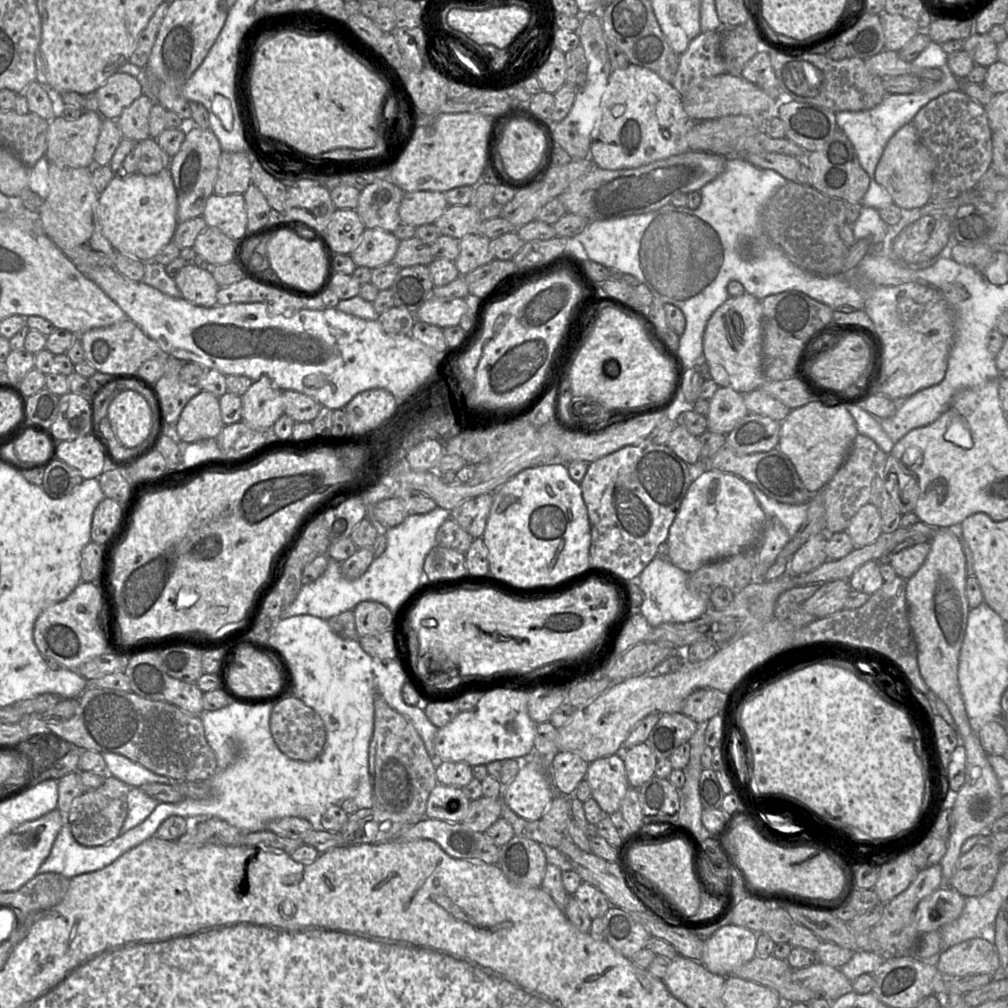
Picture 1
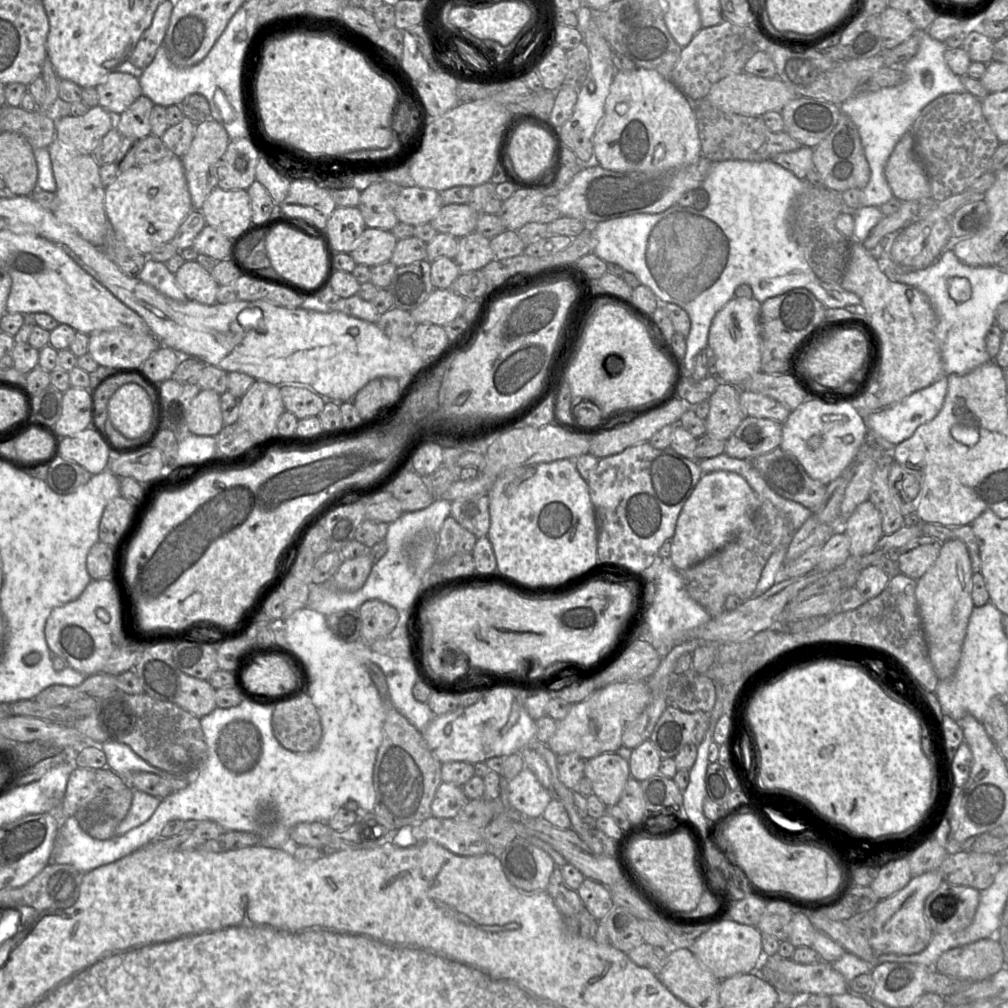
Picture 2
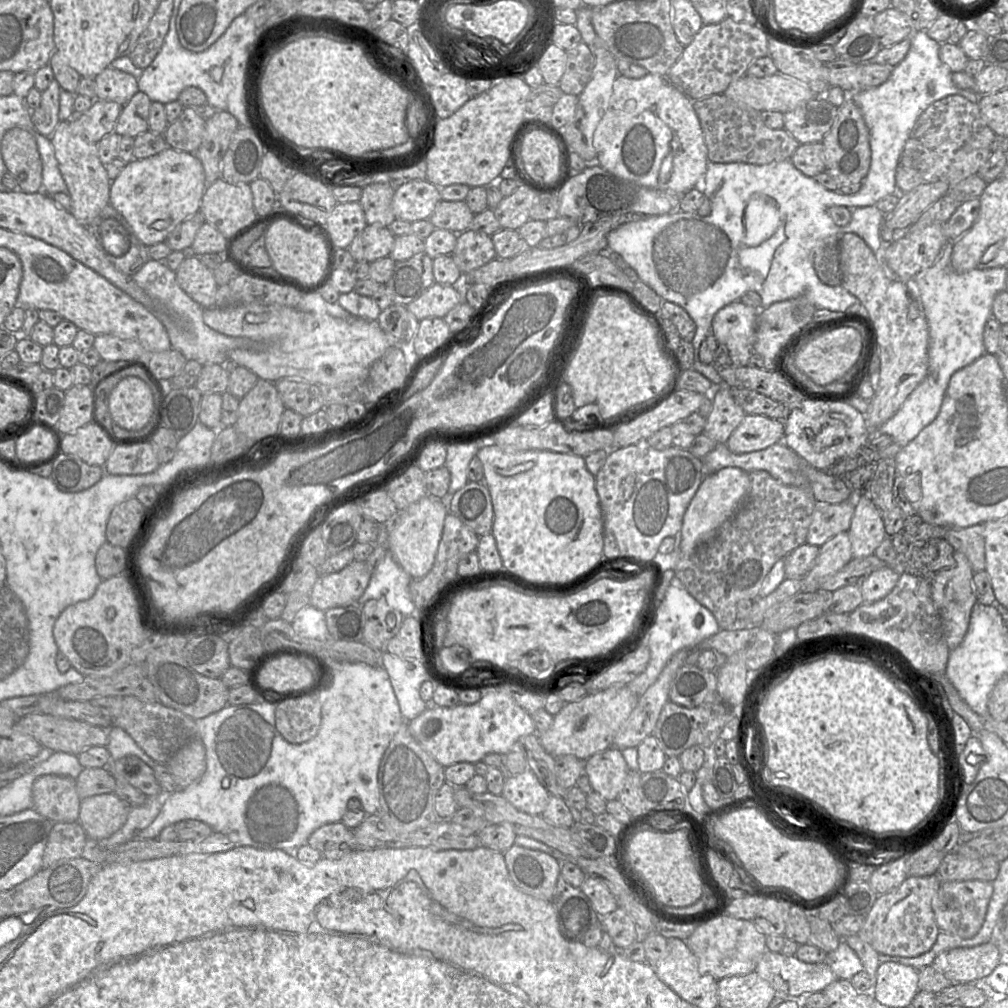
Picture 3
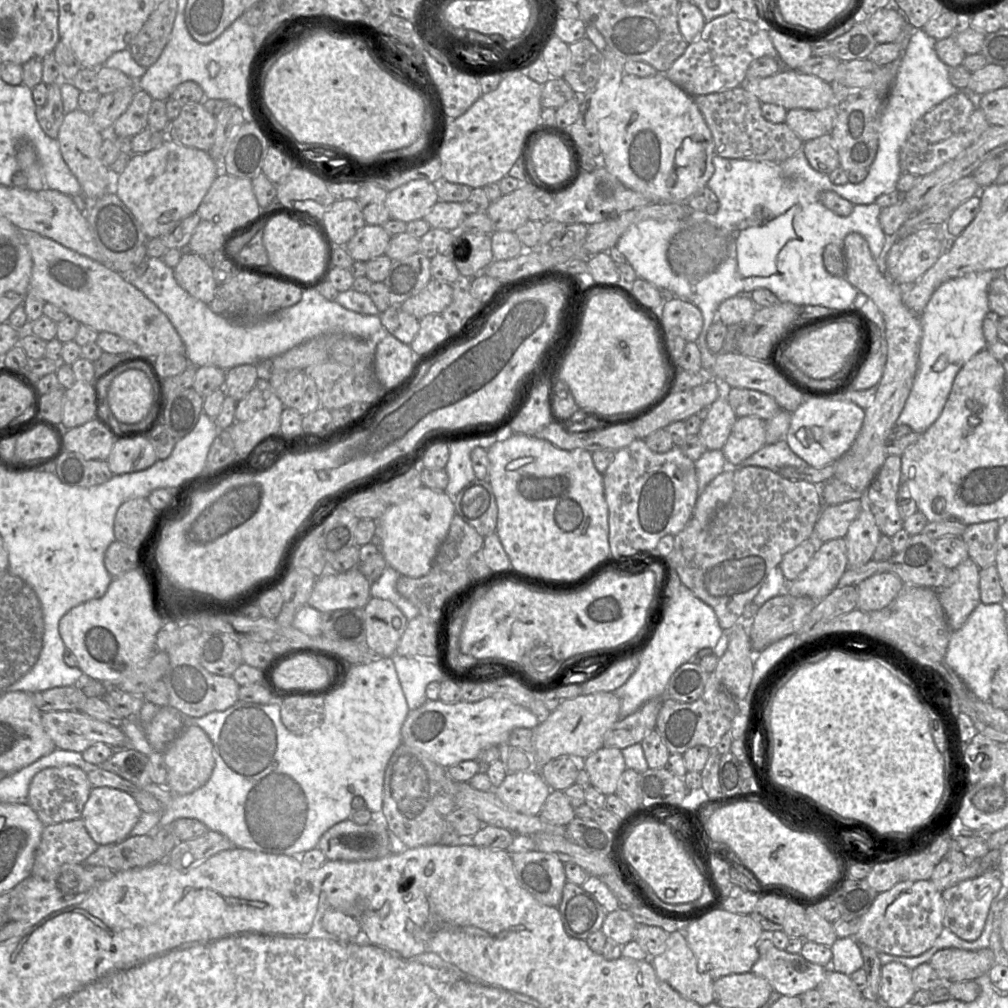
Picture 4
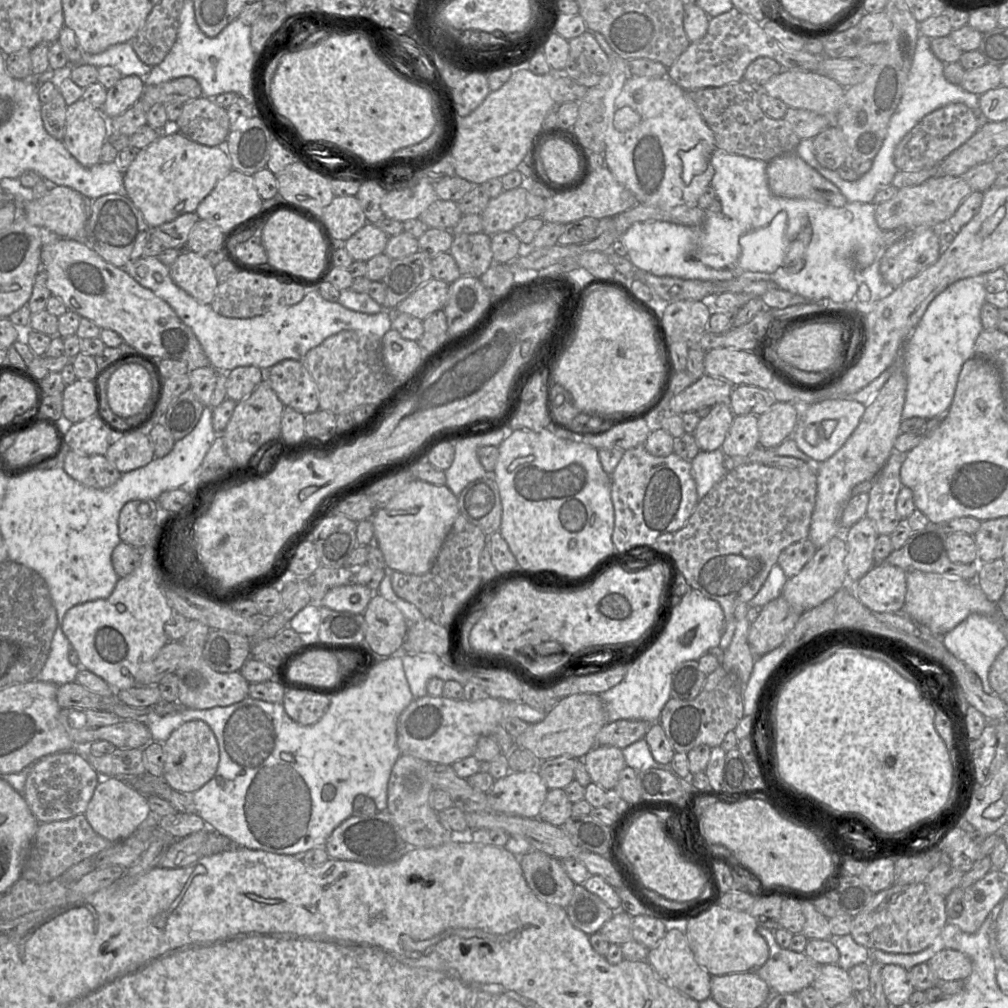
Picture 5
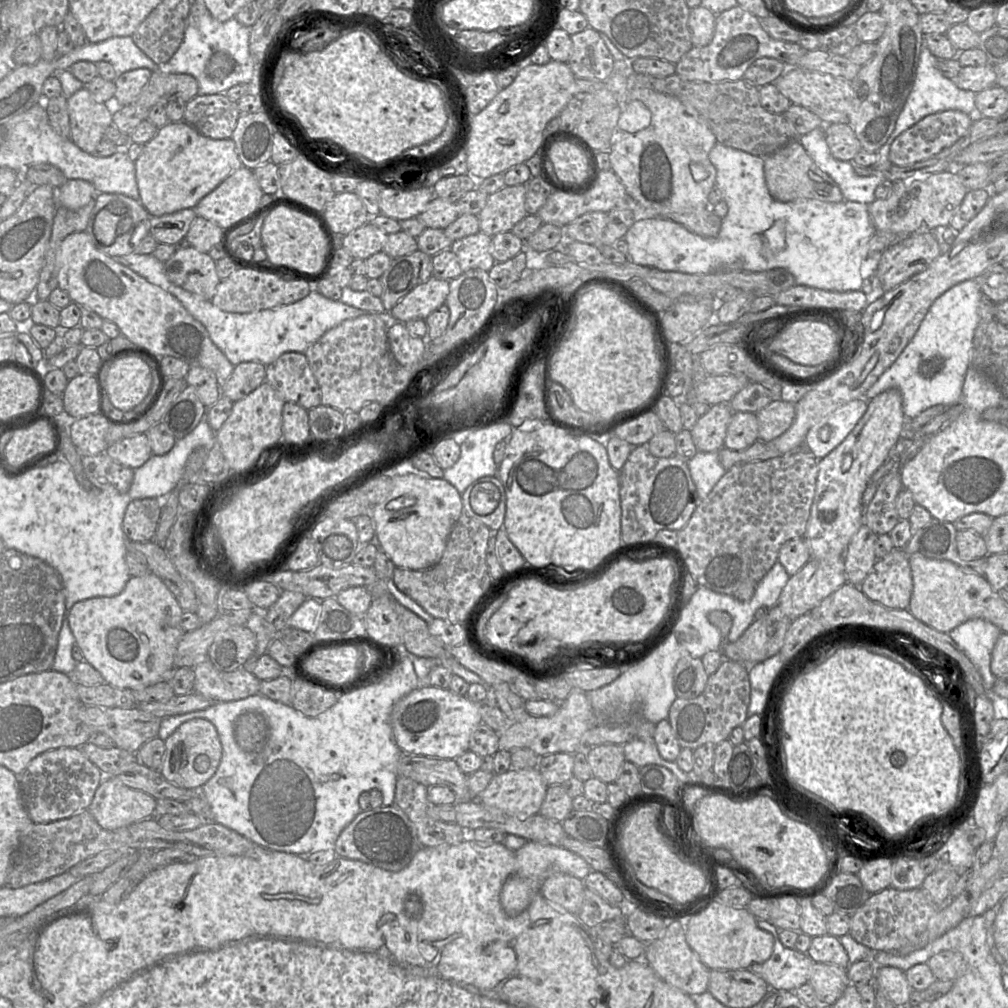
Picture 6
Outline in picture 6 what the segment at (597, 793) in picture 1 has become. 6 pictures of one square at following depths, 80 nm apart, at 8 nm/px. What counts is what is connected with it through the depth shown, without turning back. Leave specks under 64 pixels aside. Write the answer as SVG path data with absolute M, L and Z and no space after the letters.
M602 744L586 749L593 776L606 784L615 782L625 763L623 745Z

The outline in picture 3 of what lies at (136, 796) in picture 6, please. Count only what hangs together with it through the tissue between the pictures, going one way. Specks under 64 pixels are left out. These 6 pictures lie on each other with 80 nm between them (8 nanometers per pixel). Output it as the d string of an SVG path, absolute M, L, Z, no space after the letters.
M114 793L94 795L81 801L78 822L88 838L100 841L125 824L131 807Z

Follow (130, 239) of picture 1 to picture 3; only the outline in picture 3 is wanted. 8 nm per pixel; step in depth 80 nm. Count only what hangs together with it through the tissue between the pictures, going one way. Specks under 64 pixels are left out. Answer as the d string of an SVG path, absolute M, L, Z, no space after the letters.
M167 147L154 156L127 163L117 178L111 181L109 203L125 218L136 237L148 247L164 242L181 222L200 211L205 189L205 173L200 160L193 153Z

